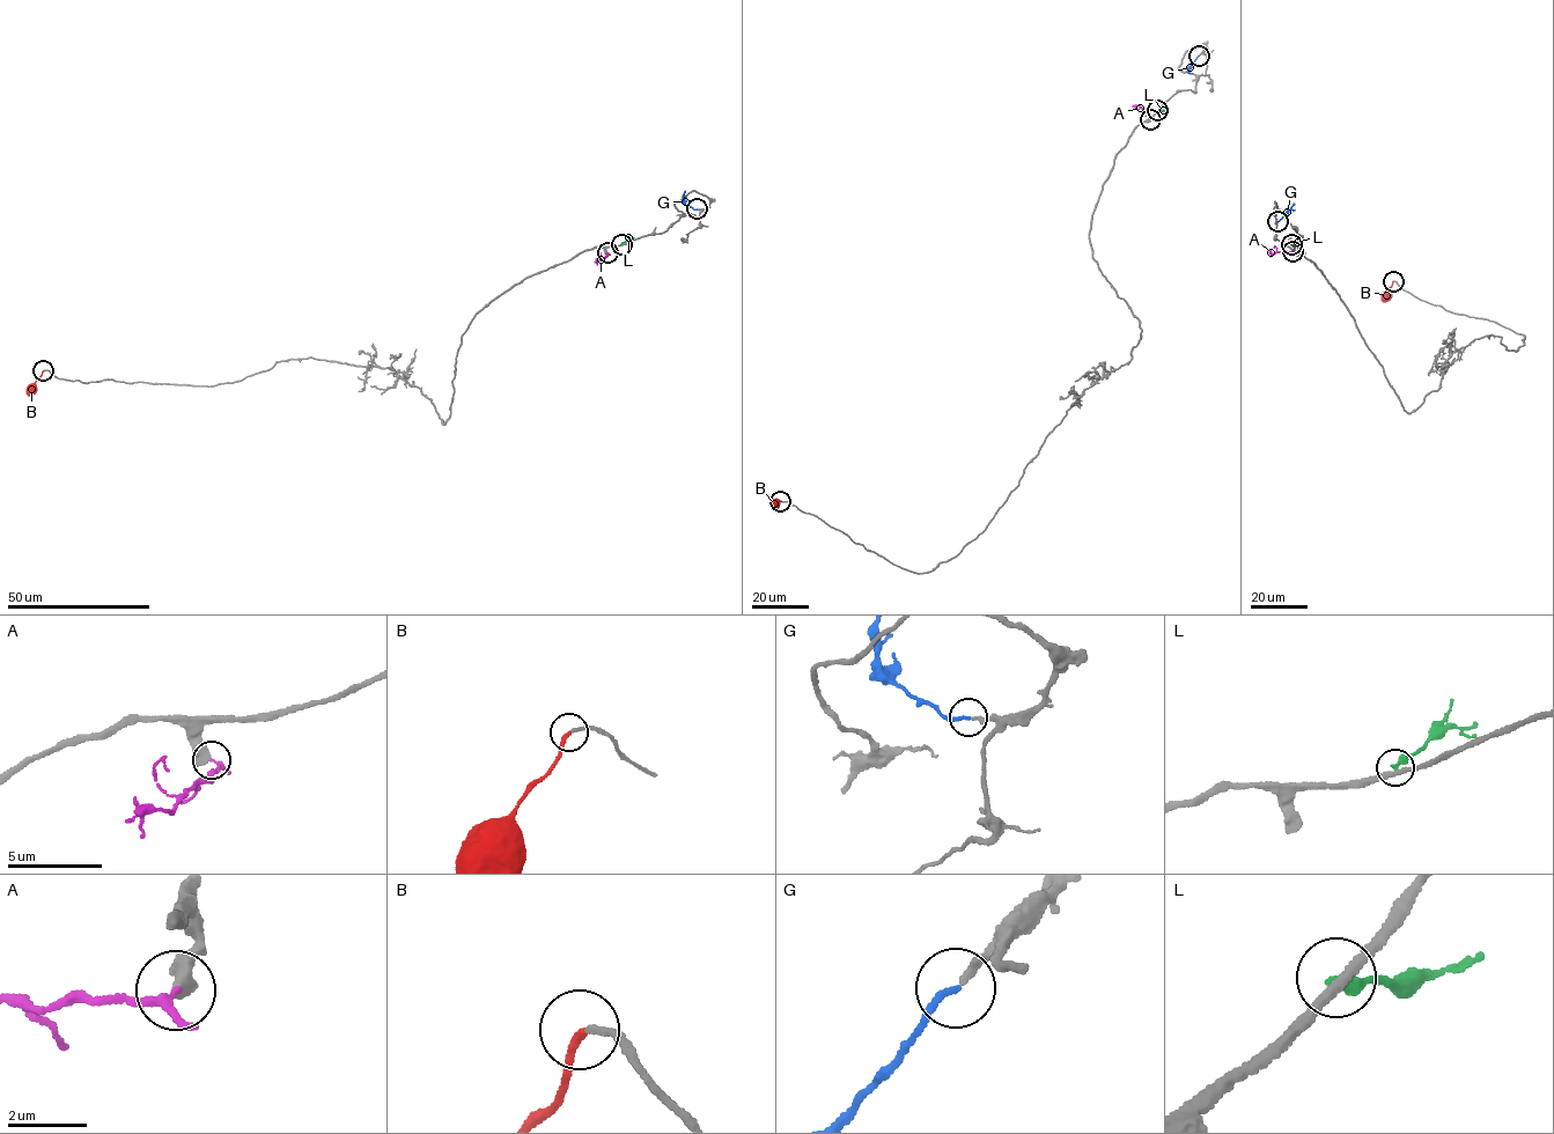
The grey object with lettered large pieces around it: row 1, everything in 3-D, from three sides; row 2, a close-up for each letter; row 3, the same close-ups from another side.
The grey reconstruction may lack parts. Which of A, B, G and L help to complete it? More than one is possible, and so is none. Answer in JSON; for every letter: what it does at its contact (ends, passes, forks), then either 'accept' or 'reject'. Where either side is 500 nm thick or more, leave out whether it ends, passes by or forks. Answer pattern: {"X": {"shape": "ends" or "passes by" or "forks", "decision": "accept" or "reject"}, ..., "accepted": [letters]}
{"A": {"decision": "reject"}, "B": {"shape": "ends", "decision": "accept"}, "G": {"shape": "ends", "decision": "accept"}, "L": {"shape": "ends", "decision": "reject"}, "accepted": ["B", "G"]}

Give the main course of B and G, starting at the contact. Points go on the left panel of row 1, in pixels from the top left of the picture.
B: (43, 370), (29, 388), (28, 395)
G: (697, 208), (684, 201), (685, 190)

